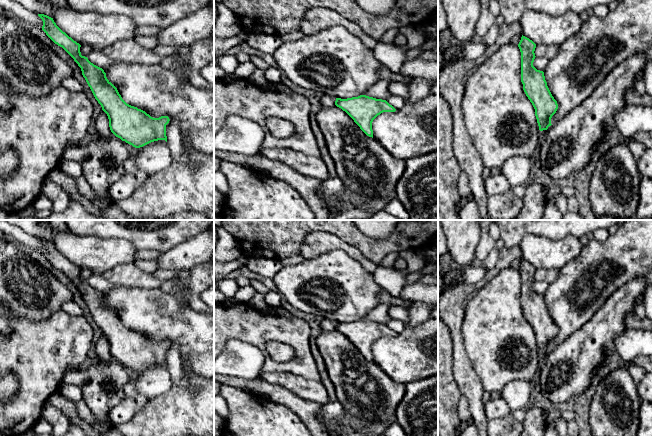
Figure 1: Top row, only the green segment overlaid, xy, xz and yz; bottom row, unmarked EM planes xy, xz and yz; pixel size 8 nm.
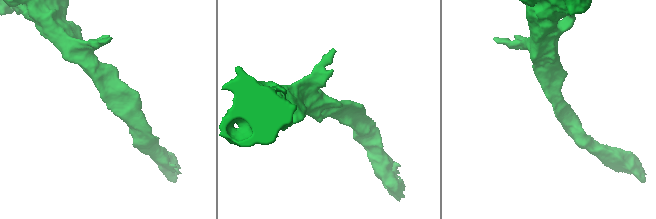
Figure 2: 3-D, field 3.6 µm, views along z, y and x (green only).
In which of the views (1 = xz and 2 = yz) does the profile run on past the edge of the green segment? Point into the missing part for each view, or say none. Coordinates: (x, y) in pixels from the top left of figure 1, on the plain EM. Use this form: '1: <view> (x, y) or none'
1: none
2: none

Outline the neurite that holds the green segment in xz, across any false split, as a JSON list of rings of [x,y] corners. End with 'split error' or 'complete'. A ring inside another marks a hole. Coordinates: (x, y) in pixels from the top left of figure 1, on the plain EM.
[[[366,319],[347,323],[336,322],[335,329],[345,335],[360,353],[373,362],[372,346],[383,336],[395,336],[396,333],[386,324]]] | complete

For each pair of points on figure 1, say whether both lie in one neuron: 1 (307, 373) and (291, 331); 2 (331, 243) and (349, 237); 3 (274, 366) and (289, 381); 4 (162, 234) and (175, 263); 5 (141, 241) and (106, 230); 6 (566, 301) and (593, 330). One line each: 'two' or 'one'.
1: one
2: two
3: two
4: two
5: one
6: two

